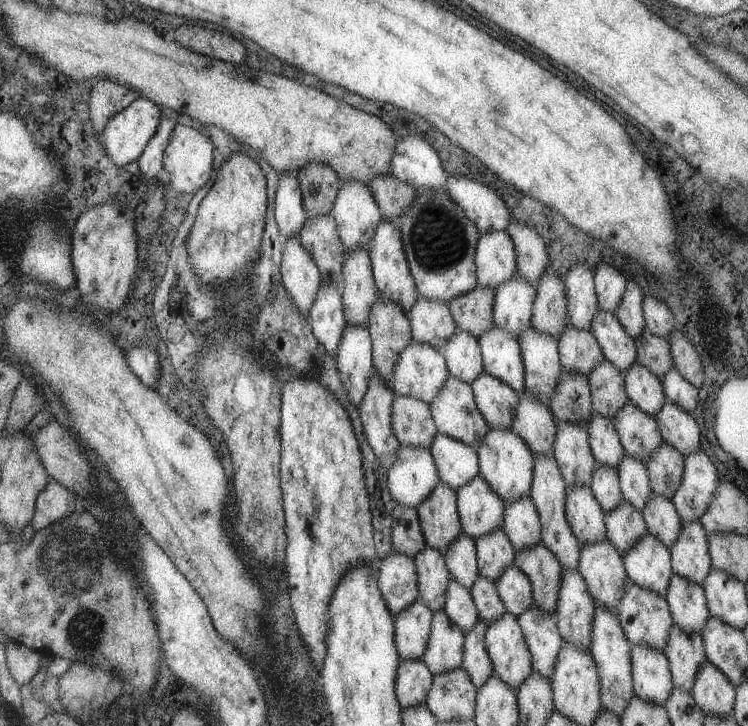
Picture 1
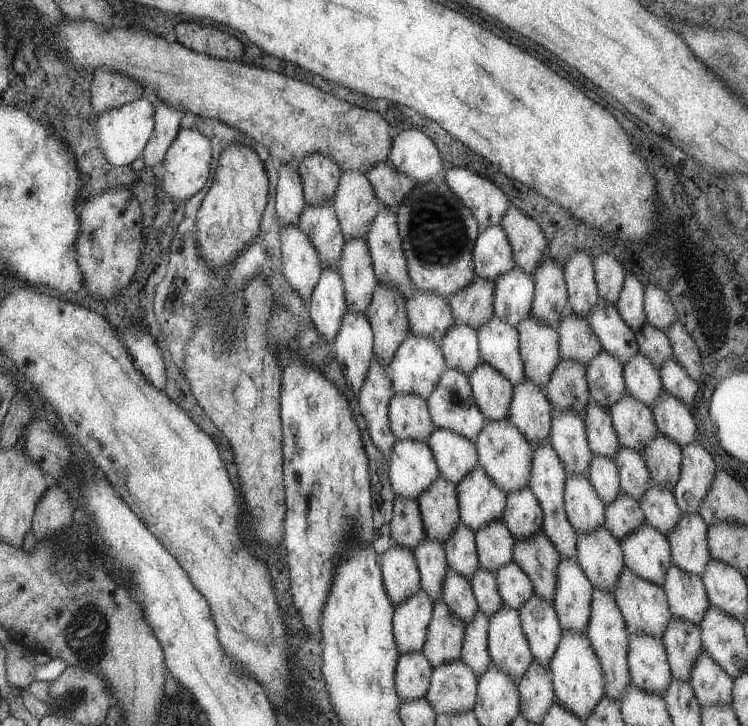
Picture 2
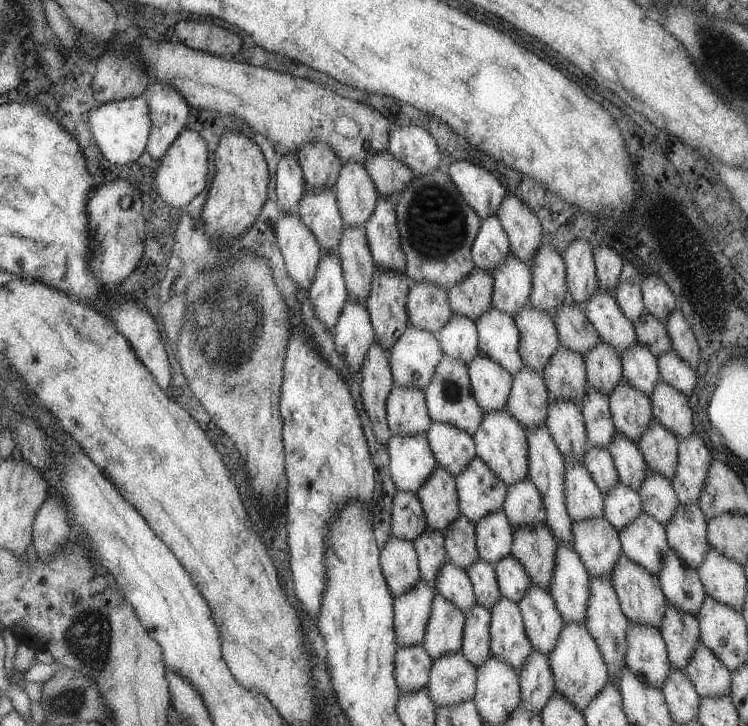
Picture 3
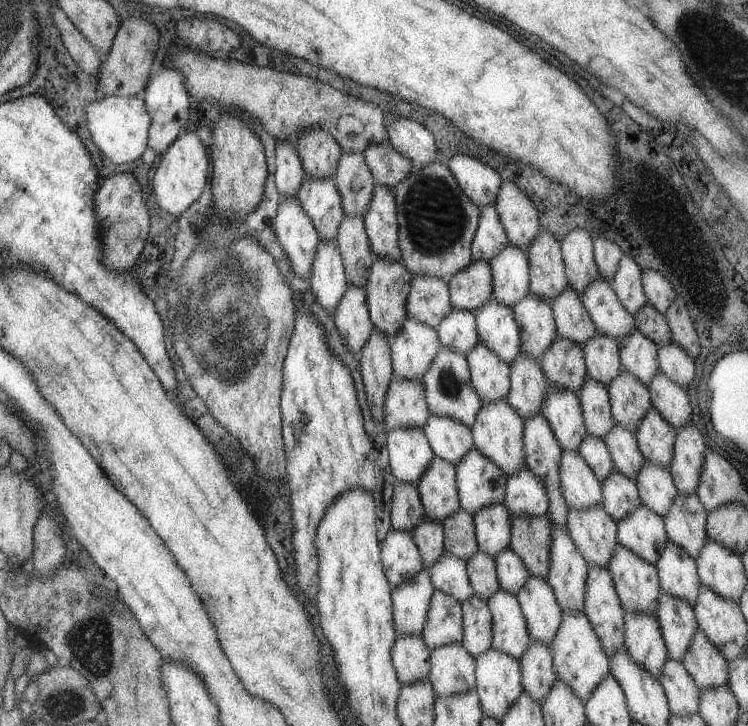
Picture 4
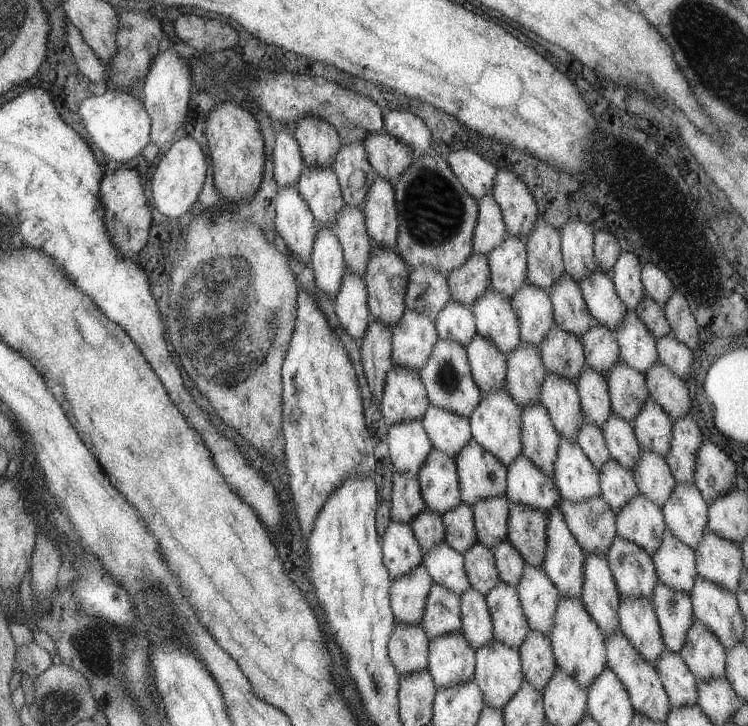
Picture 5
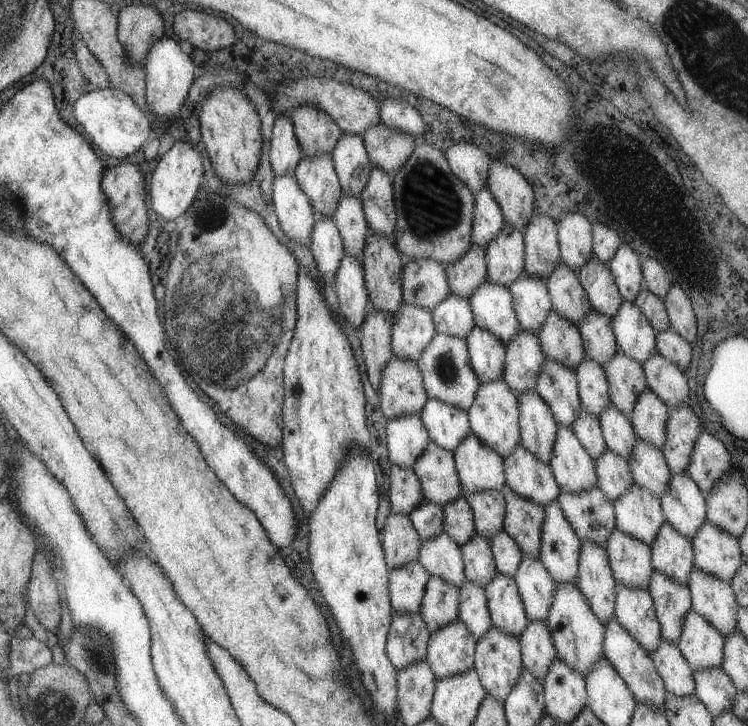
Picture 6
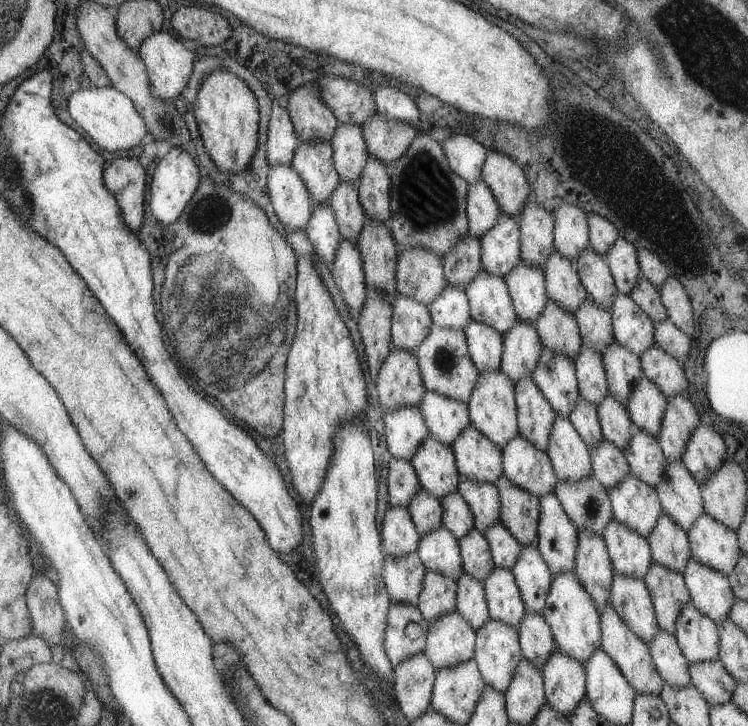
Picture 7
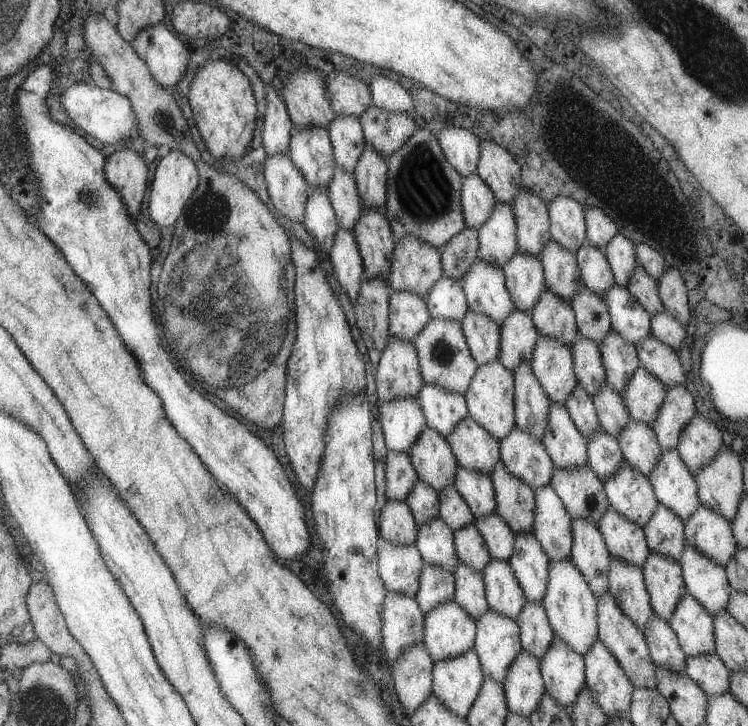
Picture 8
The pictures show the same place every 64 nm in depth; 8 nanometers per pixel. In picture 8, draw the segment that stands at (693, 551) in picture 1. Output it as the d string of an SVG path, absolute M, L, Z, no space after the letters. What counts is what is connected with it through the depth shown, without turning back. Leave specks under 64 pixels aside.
M676 448L662 451L648 478L658 502L674 512L681 522L684 523L700 504L694 476Z

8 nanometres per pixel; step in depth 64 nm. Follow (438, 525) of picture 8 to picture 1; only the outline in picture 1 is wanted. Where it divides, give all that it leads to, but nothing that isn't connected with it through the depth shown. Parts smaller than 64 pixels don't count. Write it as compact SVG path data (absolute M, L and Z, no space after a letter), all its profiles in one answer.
M451 578L445 589L445 602L442 611L464 634L478 623L476 606L470 592Z

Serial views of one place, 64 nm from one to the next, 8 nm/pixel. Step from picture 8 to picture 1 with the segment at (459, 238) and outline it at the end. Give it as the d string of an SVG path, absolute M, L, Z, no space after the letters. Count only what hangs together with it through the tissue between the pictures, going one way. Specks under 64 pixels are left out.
M477 286L468 293L455 297L448 307L458 330L478 338L492 326L494 290Z

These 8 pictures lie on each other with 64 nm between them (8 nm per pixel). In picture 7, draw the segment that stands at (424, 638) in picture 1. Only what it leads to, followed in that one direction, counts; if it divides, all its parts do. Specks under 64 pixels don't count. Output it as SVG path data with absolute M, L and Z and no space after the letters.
M384 552L382 579L390 602L415 607L425 571L417 552L402 557L389 557Z

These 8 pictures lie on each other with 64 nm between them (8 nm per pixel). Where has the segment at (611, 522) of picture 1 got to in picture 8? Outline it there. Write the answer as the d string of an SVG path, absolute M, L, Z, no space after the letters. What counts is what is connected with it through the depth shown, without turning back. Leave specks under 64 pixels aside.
M601 428L586 440L586 453L587 466L602 482L617 473L624 463L617 440L605 434Z

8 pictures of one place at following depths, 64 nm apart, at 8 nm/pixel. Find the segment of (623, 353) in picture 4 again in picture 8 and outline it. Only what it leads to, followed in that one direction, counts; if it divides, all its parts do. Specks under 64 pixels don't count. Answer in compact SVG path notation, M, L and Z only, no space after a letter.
M613 285L605 293L610 327L628 343L636 345L650 335L650 314L638 303L625 287Z

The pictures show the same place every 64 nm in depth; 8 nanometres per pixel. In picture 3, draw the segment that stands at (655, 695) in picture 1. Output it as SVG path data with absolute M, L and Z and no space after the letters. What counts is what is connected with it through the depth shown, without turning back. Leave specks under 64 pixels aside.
M629 623L626 630L625 664L644 683L659 689L667 678L670 662L656 628Z

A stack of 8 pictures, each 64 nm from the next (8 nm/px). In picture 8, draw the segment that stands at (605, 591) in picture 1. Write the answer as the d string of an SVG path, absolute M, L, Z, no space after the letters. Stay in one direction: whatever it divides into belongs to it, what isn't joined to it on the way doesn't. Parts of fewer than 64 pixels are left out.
M587 464L578 469L554 467L550 485L572 520L585 519L597 526L601 515L610 506L602 480Z

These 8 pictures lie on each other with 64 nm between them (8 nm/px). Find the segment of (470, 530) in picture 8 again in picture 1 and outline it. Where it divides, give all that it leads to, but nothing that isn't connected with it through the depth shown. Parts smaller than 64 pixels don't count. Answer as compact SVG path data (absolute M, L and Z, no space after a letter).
M479 575L468 591L476 606L478 620L484 625L495 622L506 612L495 585L489 579Z

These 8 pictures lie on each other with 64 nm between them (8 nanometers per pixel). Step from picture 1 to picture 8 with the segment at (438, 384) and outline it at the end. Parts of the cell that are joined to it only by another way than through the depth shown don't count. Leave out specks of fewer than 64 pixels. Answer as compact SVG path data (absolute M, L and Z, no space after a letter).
M392 291L388 298L388 334L411 343L430 319L425 301L407 291Z

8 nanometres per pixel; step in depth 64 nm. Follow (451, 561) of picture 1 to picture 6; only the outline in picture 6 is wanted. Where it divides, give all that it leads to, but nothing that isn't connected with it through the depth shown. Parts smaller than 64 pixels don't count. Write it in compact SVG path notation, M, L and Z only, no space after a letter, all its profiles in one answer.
M463 494L442 506L442 527L448 538L459 548L475 534L472 512Z

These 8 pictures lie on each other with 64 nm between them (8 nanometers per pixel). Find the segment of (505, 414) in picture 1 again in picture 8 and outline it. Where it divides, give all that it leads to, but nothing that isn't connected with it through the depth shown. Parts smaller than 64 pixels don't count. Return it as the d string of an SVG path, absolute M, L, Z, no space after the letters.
M468 308L460 322L467 348L478 367L498 360L500 326L489 317L478 315Z

